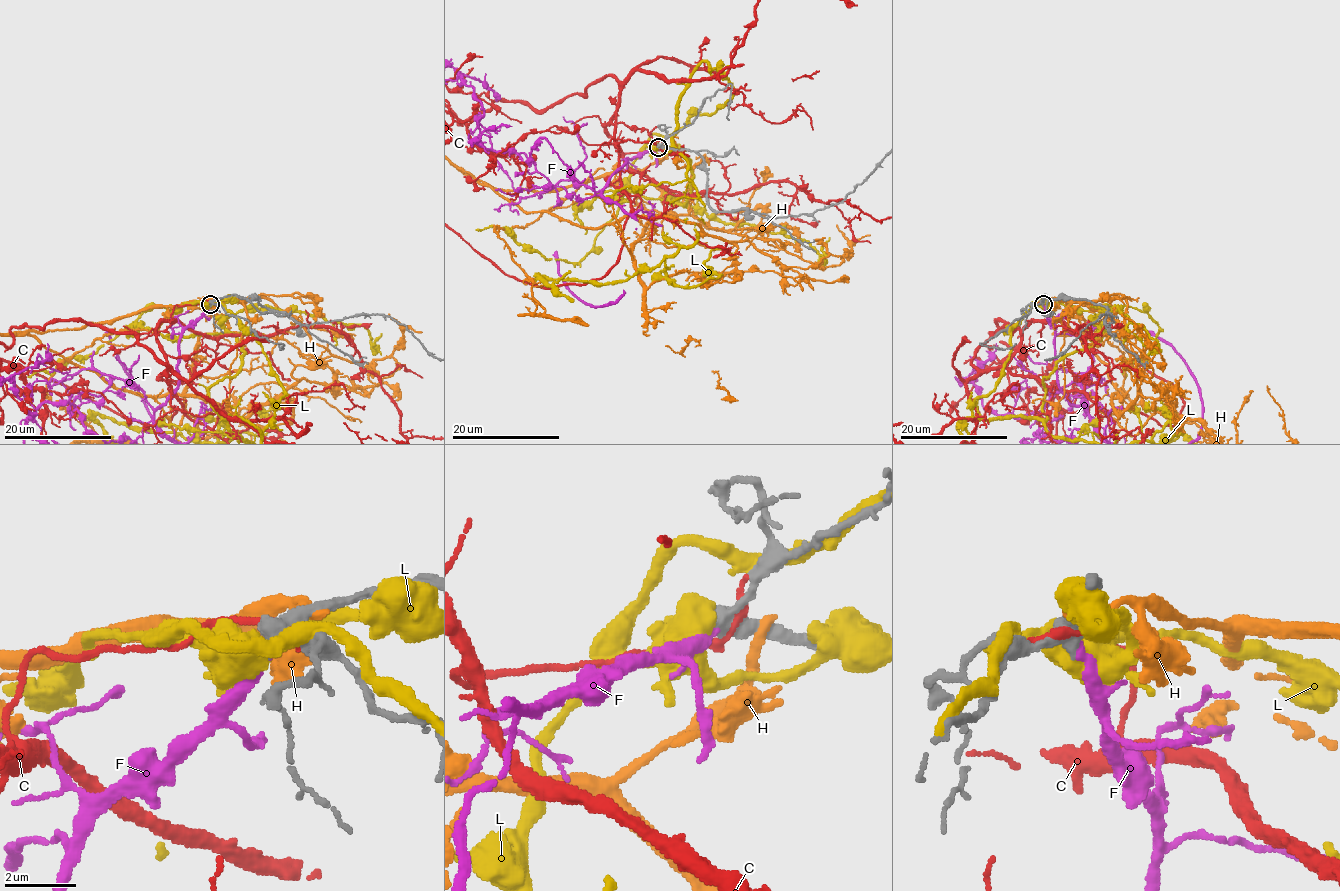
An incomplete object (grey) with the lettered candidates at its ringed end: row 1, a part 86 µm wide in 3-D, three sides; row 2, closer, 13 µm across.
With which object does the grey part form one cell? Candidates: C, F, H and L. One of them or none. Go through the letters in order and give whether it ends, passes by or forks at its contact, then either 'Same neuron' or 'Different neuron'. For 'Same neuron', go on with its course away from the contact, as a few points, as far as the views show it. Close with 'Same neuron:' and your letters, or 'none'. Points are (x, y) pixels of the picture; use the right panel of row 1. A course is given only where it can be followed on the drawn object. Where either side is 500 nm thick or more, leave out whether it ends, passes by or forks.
C: Different neuron
F: It ends there. Same neuron
H: It ends there. Different neuron
L: Different neuron
Same neuron: F

